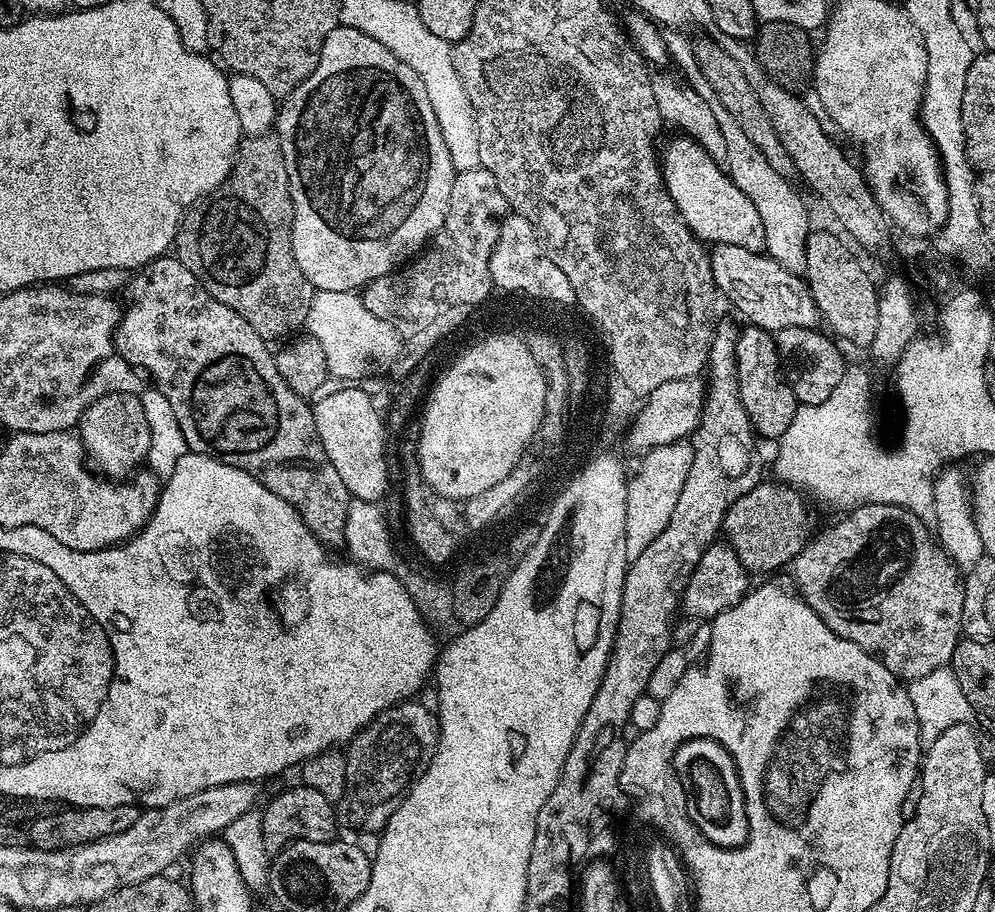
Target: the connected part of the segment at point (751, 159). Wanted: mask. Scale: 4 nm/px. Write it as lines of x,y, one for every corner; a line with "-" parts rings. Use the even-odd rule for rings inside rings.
718,98
706,100
710,106
711,113
714,114
715,121
722,132
723,141
726,142
726,154
724,164
726,167
727,179
731,180
732,187
742,190
750,202
758,210
758,218
762,218
762,230
766,230
766,242
764,248
767,255
773,260
777,260
783,268
797,274
803,273
804,263
806,262
806,242
810,225
808,225
808,212
804,209
804,200
796,193
796,188
792,185
793,181
789,177
778,174
771,168
770,162
766,162
766,157
762,155
762,150
746,138
742,131
742,126
734,122
730,110
718,102

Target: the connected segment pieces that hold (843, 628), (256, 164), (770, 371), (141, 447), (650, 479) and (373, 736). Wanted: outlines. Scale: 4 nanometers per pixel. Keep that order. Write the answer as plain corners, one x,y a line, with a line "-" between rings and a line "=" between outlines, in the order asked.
861,504
853,507
845,516
848,517
838,521
833,528
828,528
825,532
817,531
809,540
808,545
792,559
790,571
792,571
792,580
796,583
795,591
800,599
810,606
810,610
814,610
814,614
818,614
818,618
822,618
822,622
826,622
826,626
830,626
830,630
834,630
834,634
854,642
854,646
858,646
866,654
873,656
875,660
880,660
882,666
886,666
886,670
893,672
896,679
901,682
923,678
926,674
933,673
934,670
949,667
954,650
962,639
960,627
962,626
964,582
961,573
948,559
935,535
930,531
929,525
925,521
919,520
914,514
910,514
910,510
899,508
893,504
=
272,134
250,136
241,143
232,173
223,184
185,215
176,231
174,255
184,263
186,270
190,270
190,274
194,274
194,278
198,278
198,282
202,282
214,299
242,314
242,318
258,330
261,338
275,342
279,336
291,337
307,325
314,295
311,282
306,274
302,274
302,266
298,266
294,258
293,222
294,202
280,141
=
744,326
740,328
740,337
736,343
736,373
742,406
752,423
752,431
757,437
779,441
792,424
797,410
796,396
792,392
791,383
784,384
784,376
780,373
782,357
776,348
773,333
764,328
=
109,392
95,400
80,417
78,435
87,459
108,478
127,477
137,467
135,464
147,457
152,444
141,397
130,392
=
677,442
651,448
643,453
640,469
636,477
628,480
626,494
626,530
624,531
624,554
629,561
638,558
662,530
666,530
666,522
670,522
670,514
674,514
674,502
678,502
678,494
682,494
682,486
686,486
686,474
690,474
692,465
692,446
688,442
=
401,702
380,712
360,732
356,733
346,745
345,792
338,803
338,816
352,828
360,832
379,834
388,825
388,819
398,810
402,797
410,785
428,769
440,745
440,722
435,711
424,704

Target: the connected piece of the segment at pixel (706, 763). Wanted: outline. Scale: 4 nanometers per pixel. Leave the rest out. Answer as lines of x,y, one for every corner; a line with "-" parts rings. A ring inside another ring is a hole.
710,739
687,740
675,751
672,766
685,792
689,819
712,844
720,848
739,848
748,839
749,820
736,763
731,754

